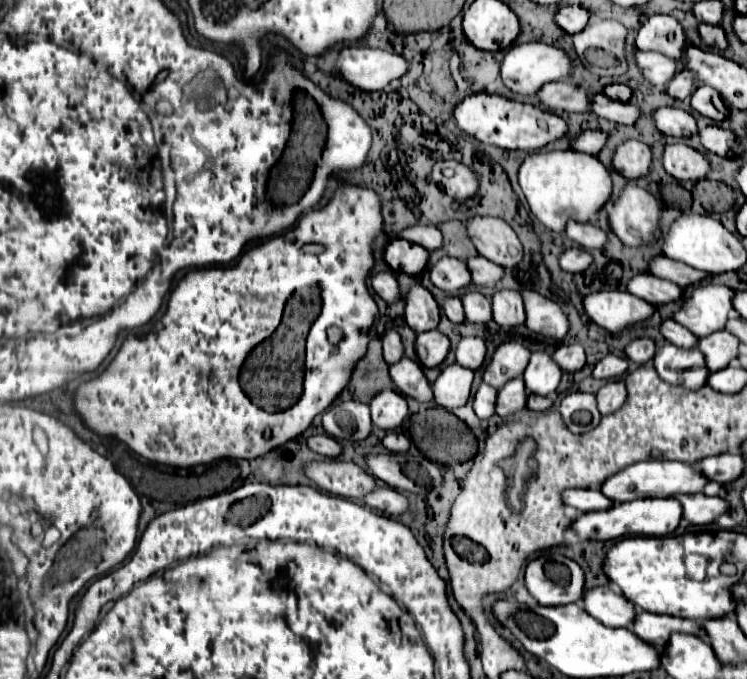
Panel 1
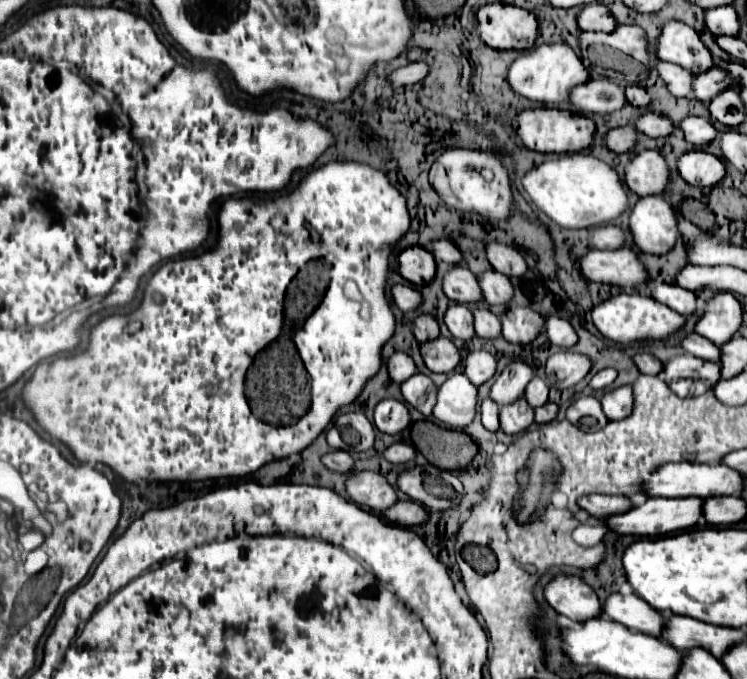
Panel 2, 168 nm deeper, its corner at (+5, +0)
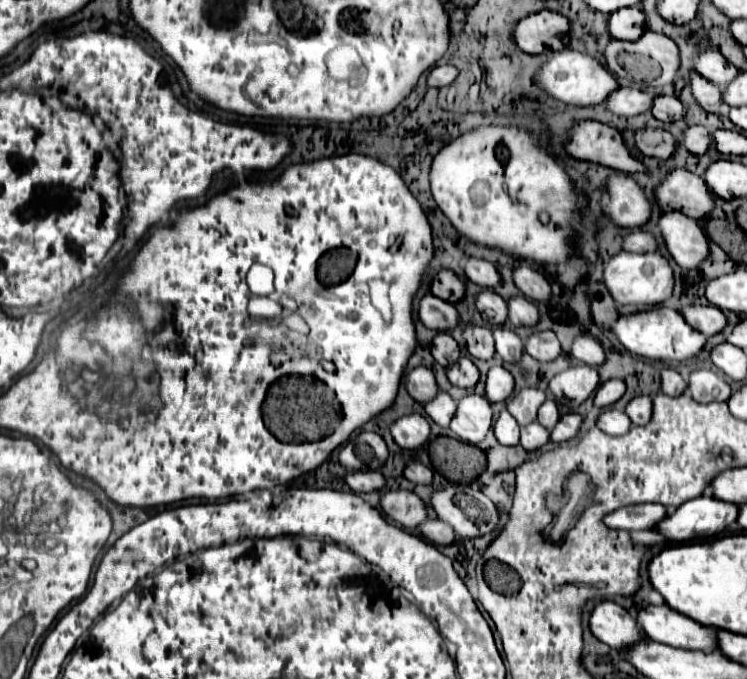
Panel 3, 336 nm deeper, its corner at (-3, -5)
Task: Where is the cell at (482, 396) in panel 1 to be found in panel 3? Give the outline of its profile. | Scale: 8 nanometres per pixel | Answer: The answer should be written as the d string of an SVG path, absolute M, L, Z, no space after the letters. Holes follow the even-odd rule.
M506 409L500 413L498 421L494 423L494 435L502 445L518 445L520 441L520 427Z

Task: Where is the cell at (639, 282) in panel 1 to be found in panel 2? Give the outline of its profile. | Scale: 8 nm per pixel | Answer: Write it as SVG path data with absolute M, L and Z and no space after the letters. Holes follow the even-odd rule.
M662 284L654 290L654 300L670 306L672 310L676 310L678 314L682 316L690 316L696 312L698 308L698 300L696 300L696 294L686 290L686 288L680 288L680 286L672 286L672 284Z

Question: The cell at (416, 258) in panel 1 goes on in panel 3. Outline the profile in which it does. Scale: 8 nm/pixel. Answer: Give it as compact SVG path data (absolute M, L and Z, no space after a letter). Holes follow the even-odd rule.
M442 269L436 275L432 275L430 293L444 299L444 301L448 301L448 303L456 303L464 295L464 283L452 271Z

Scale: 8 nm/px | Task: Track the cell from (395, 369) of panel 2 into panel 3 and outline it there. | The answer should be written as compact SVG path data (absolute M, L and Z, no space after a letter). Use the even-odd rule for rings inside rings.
M424 365L414 367L406 377L406 389L408 389L410 397L416 399L418 403L424 403L430 397L434 397L438 387L436 387L436 379L434 379L432 369L428 369Z

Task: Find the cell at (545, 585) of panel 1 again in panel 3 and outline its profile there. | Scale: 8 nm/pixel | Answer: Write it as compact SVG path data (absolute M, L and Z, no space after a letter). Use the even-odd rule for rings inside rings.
M600 601L594 605L590 613L590 631L596 639L614 649L616 645L626 645L626 641L640 637L640 629L634 625L634 619L614 601Z

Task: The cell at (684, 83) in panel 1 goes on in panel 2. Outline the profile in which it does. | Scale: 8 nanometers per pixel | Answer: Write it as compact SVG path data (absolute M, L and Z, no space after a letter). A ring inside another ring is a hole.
M712 68L694 76L694 96L702 102L710 102L714 96L718 96L718 92L724 92L730 86L730 76L726 76L722 68Z

